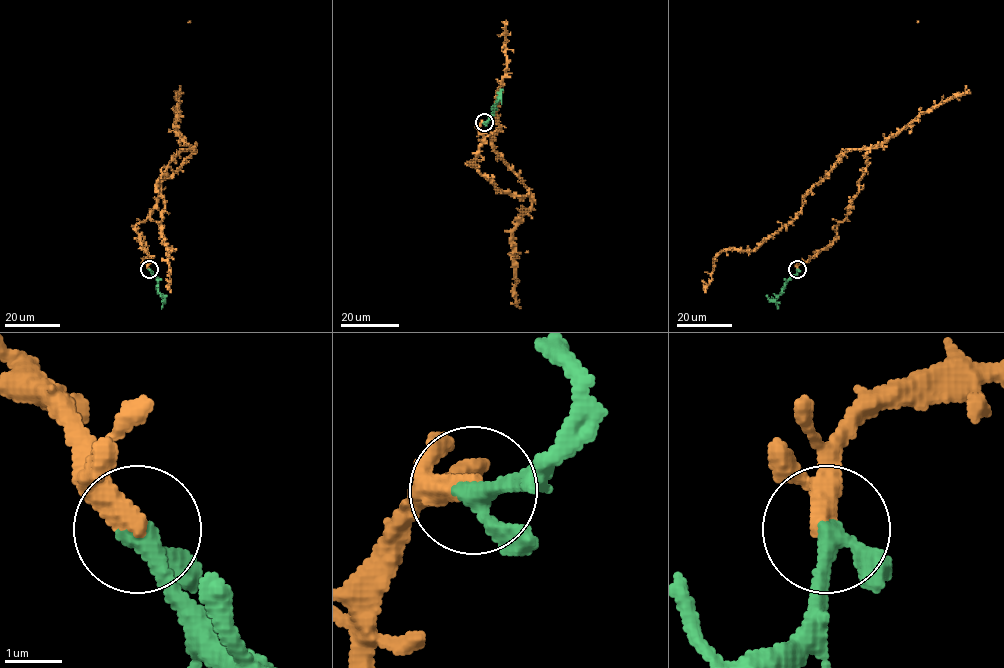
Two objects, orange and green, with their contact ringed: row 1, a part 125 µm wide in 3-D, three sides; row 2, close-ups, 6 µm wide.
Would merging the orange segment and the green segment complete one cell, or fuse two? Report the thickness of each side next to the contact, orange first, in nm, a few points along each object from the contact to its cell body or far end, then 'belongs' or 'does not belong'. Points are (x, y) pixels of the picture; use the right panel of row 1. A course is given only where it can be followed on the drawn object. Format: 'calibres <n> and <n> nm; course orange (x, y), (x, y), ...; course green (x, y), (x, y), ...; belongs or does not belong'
calibres 440 and 300 nm; course orange (797, 269), (835, 238), (865, 150), (849, 149), (801, 210), (753, 249), (720, 251), (705, 293); course green (797, 269), (774, 299), (766, 295); belongs

